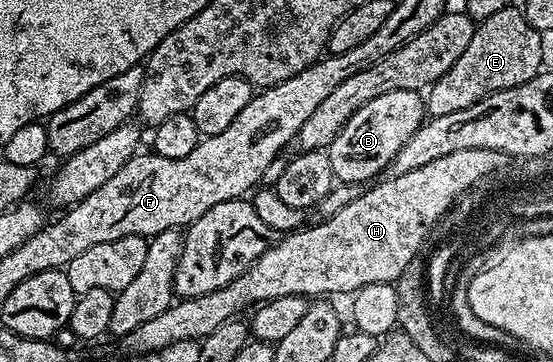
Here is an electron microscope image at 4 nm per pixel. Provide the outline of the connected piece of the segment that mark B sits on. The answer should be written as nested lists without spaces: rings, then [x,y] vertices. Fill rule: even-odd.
[[[389,91],[389,95],[377,95],[377,99],[369,99],[365,107],[361,107],[347,120],[345,127],[333,139],[333,143],[326,150],[325,156],[331,160],[331,169],[336,173],[340,182],[357,185],[371,183],[382,174],[383,168],[413,139],[413,135],[425,120],[425,101],[416,91]]]

